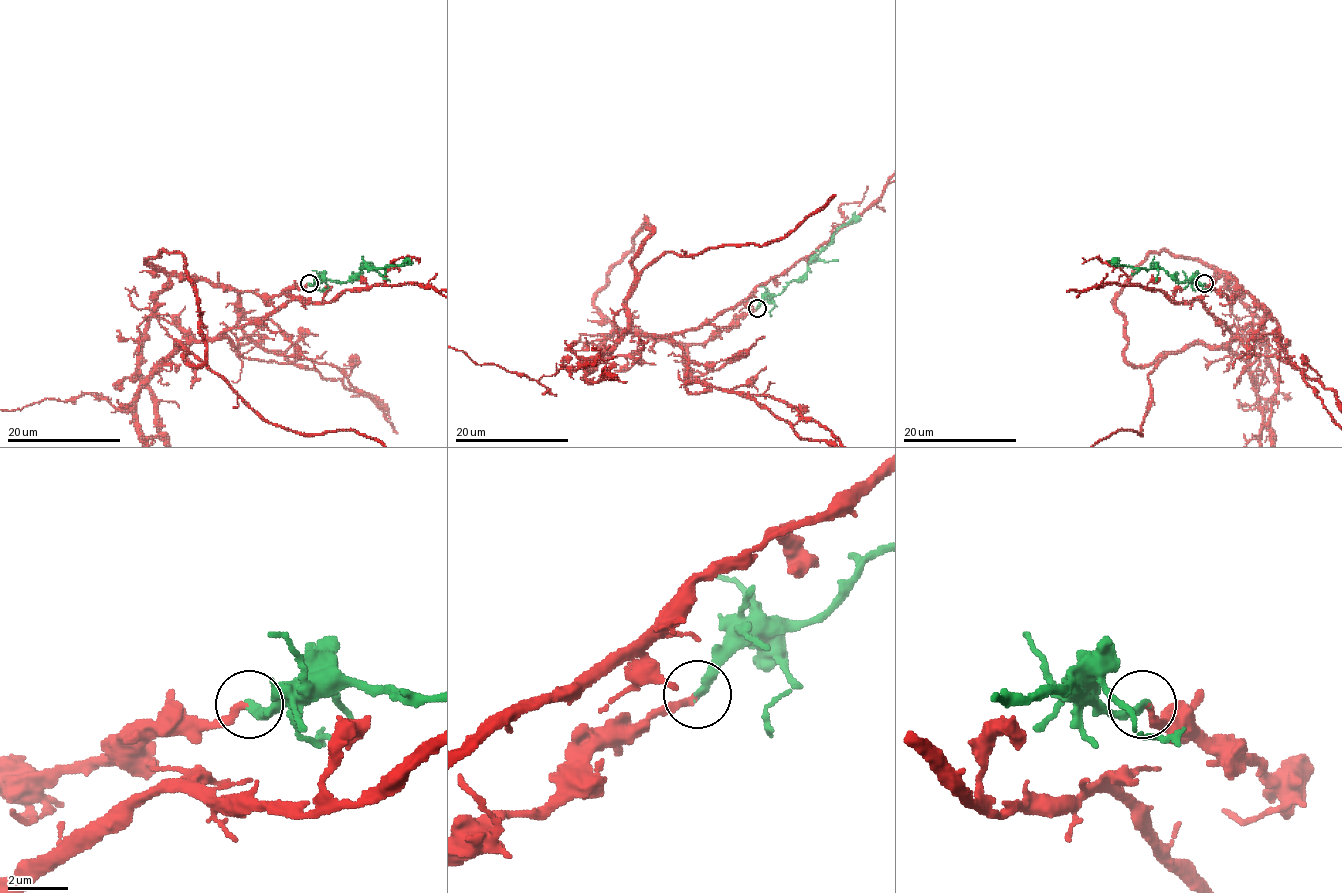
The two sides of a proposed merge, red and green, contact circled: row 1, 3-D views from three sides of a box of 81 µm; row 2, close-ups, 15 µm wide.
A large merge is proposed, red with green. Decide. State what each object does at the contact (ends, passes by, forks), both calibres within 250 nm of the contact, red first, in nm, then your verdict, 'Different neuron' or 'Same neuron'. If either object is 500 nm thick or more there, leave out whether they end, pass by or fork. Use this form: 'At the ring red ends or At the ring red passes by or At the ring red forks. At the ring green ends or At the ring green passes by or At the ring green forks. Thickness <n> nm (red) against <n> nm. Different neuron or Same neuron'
At the ring red ends. At the ring green ends. Thickness 200 nm (red) against 280 nm. Same neuron

